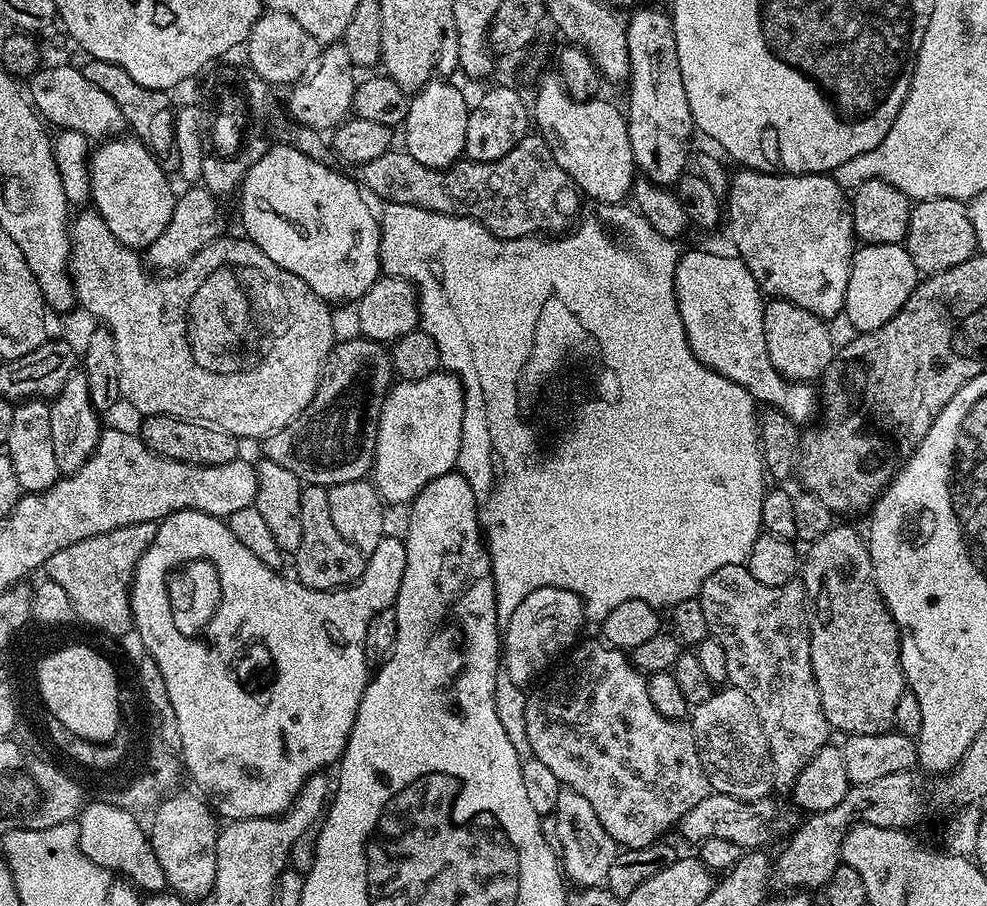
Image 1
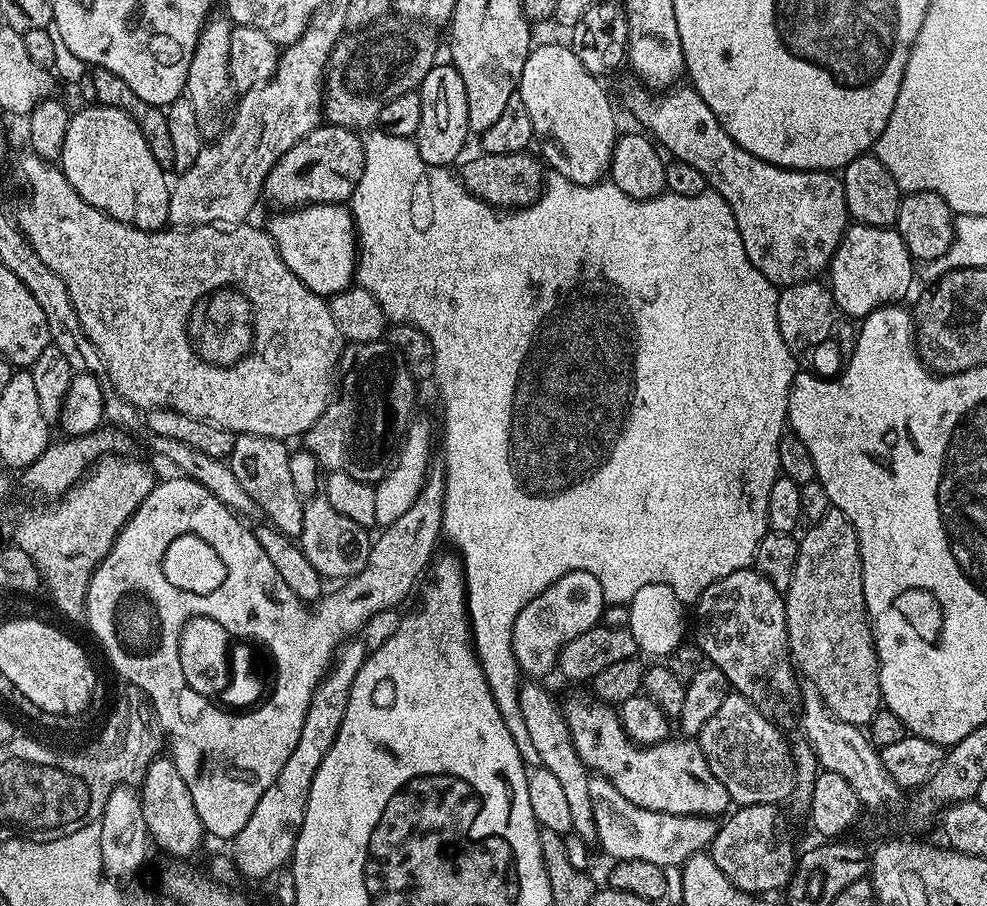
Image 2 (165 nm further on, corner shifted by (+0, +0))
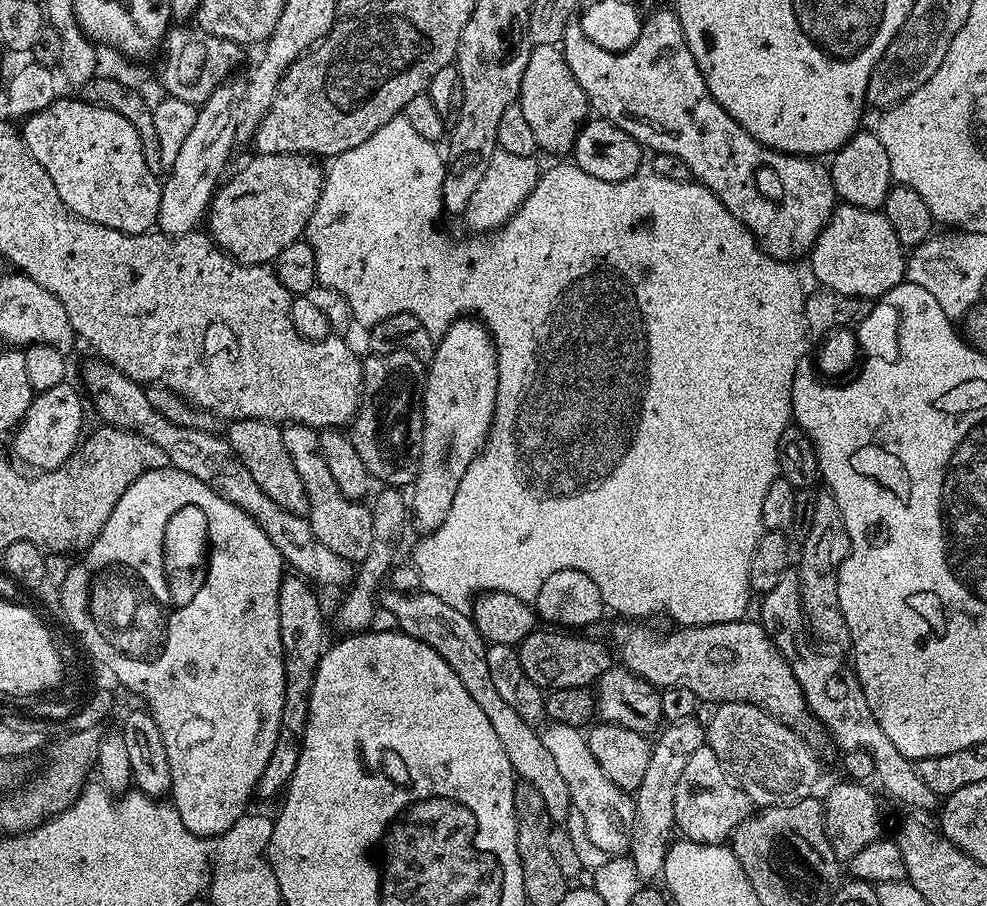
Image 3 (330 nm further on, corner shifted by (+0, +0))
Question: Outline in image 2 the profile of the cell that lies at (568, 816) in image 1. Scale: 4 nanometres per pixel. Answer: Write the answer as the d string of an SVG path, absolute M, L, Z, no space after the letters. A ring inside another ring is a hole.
M524 682L520 685L520 705L526 718L526 731L530 733L534 750L538 750L539 767L550 770L558 777L558 783L564 787L565 797L570 806L572 832L582 839L595 841L593 807L590 804L589 782L590 769L584 765L582 758L574 750L570 730L566 726L564 709L559 699L555 700L540 682Z

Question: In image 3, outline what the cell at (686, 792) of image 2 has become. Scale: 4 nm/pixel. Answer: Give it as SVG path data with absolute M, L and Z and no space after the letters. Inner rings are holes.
M702 747L694 750L682 778L678 778L676 791L676 823L679 835L699 844L724 844L750 814L748 796L718 762L714 750Z

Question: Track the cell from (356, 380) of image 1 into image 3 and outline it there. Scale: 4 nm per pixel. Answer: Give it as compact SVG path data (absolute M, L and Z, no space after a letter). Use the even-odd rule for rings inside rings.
M394 350L390 354L372 352L362 363L364 387L356 419L350 425L354 450L358 450L373 481L384 486L411 486L418 478L422 458L425 361L406 350Z

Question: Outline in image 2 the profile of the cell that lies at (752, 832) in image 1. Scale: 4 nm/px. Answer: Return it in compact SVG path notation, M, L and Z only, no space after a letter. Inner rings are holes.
M604 776L589 777L590 804L593 807L595 843L613 861L637 860L654 862L654 866L665 870L679 869L695 852L703 852L711 845L718 827L710 816L679 816L646 810L624 798L610 786Z

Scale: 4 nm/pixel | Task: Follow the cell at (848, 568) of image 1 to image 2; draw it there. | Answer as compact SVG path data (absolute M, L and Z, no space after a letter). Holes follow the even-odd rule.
M833 507L807 531L804 537L799 537L800 549L794 566L794 578L790 578L788 591L783 593L790 656L799 675L803 679L805 676L807 683L818 690L824 704L833 714L842 718L842 722L868 726L882 708L882 701L878 654L862 590L862 554L858 546L858 534L846 514Z

